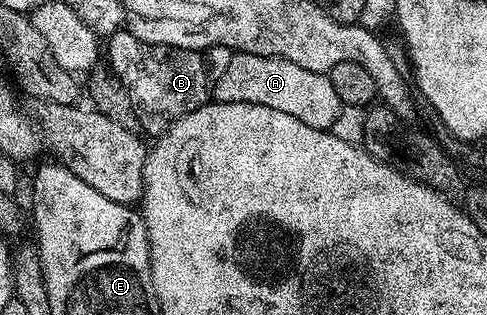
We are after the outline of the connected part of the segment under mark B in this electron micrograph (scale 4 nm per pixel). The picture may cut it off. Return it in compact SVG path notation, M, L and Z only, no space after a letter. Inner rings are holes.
M124 27L106 38L105 61L106 64L119 76L125 91L129 91L129 99L133 103L136 122L144 125L154 135L162 134L171 122L183 117L189 111L200 109L212 100L215 84L225 75L225 67L229 67L233 53L224 45L215 45L206 51L202 49L178 49L172 45L150 45L137 39L131 30Z

